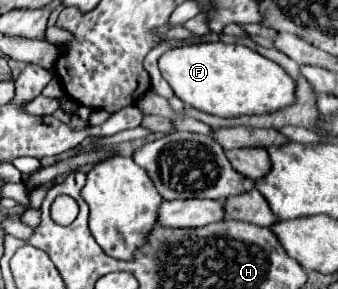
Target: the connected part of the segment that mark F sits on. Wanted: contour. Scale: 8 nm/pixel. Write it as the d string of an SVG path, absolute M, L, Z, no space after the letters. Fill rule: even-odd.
M221 41L183 45L167 51L159 59L159 69L185 105L225 119L275 113L295 101L295 81L285 69L245 45L227 45Z

